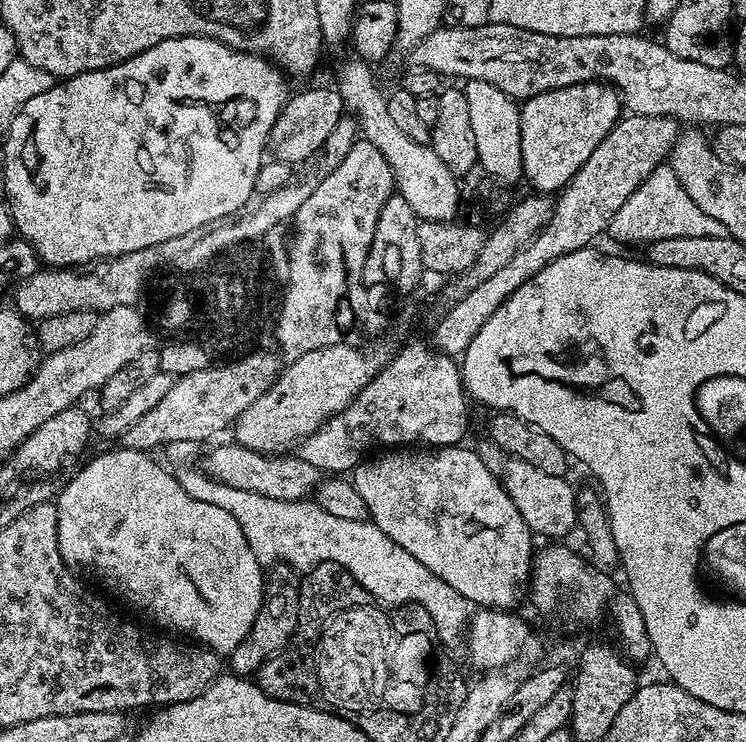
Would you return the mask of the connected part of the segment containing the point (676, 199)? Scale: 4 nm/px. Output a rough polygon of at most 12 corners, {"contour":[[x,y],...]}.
{"contour":[[668,164],[630,194],[608,229],[646,246],[724,237]]}

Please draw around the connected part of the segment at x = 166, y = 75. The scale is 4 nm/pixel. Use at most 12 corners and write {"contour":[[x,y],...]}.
{"contour":[[158,42],[6,129],[45,265],[239,213],[275,63]]}

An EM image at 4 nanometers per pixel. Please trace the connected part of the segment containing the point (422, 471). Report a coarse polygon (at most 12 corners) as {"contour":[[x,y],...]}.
{"contour":[[465,446],[353,469],[374,523],[480,608],[519,609],[534,534]]}

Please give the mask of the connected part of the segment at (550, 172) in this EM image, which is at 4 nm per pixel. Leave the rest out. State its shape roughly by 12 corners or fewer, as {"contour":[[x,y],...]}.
{"contour":[[609,83],[523,101],[523,179],[559,193],[621,116]]}

